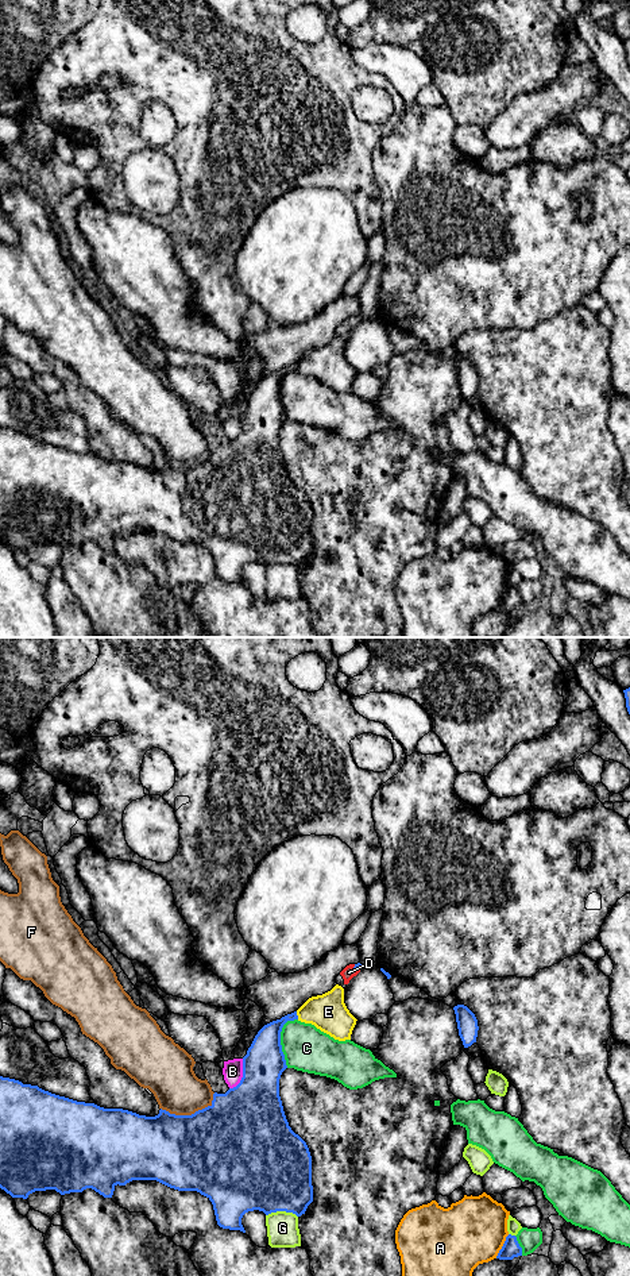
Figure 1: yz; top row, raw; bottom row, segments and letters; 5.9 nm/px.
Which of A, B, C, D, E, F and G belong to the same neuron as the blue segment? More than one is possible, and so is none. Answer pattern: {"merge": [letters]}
{"merge": ["D"]}

